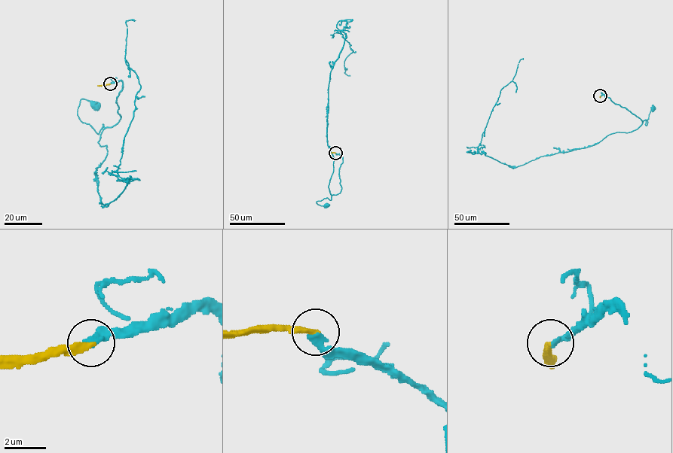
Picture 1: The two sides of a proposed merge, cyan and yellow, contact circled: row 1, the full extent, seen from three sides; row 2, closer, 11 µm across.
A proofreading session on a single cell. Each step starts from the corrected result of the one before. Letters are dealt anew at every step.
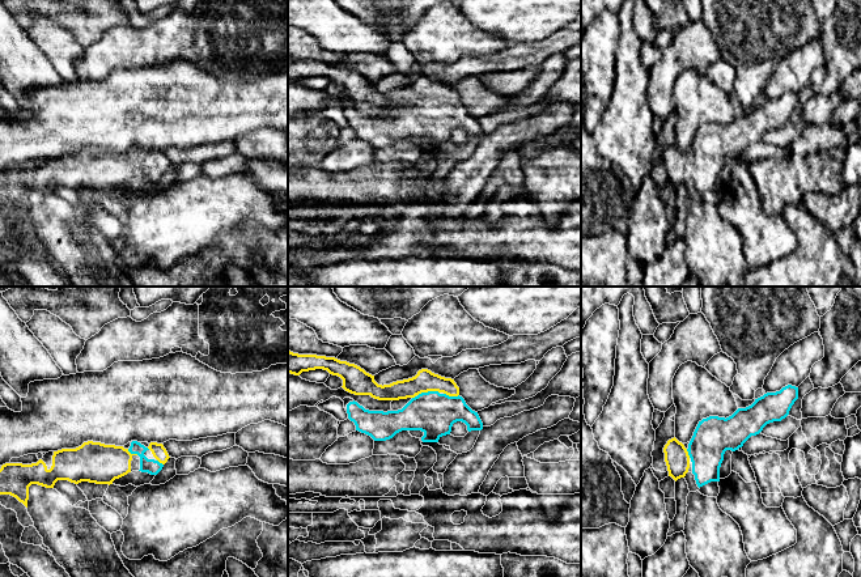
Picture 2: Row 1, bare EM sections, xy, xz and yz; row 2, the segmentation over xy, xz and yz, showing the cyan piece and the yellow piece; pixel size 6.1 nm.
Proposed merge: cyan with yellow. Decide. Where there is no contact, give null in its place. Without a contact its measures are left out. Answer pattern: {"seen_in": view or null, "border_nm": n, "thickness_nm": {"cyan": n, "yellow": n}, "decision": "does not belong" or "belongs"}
{"seen_in": "xz", "border_nm": 140, "thickness_nm": {"cyan": 260, "yellow": 140}, "decision": "belongs"}

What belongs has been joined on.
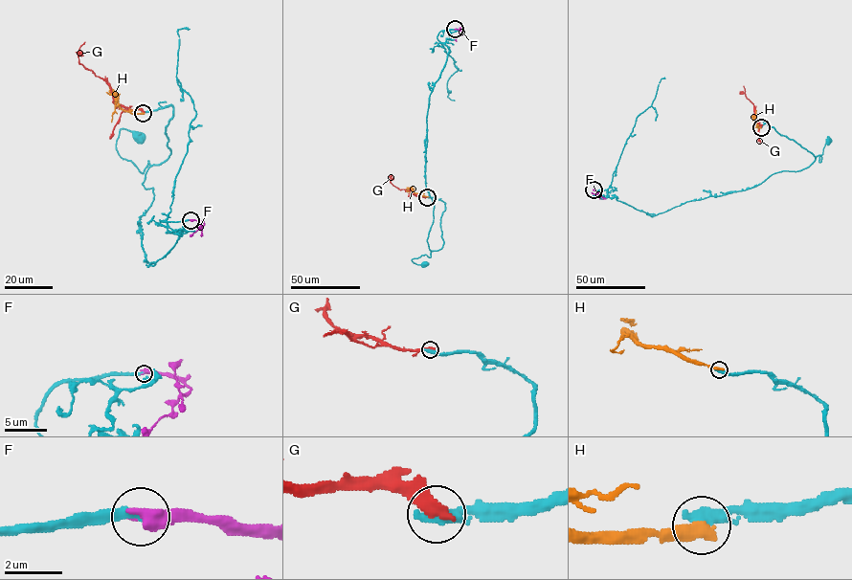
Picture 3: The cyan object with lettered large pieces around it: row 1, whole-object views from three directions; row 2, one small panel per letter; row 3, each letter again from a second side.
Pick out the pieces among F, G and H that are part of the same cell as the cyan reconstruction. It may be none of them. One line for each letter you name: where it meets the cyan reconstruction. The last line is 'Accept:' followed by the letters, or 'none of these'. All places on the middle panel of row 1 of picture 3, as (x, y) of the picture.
F: Touches cyan at (455, 29)
Accept: F

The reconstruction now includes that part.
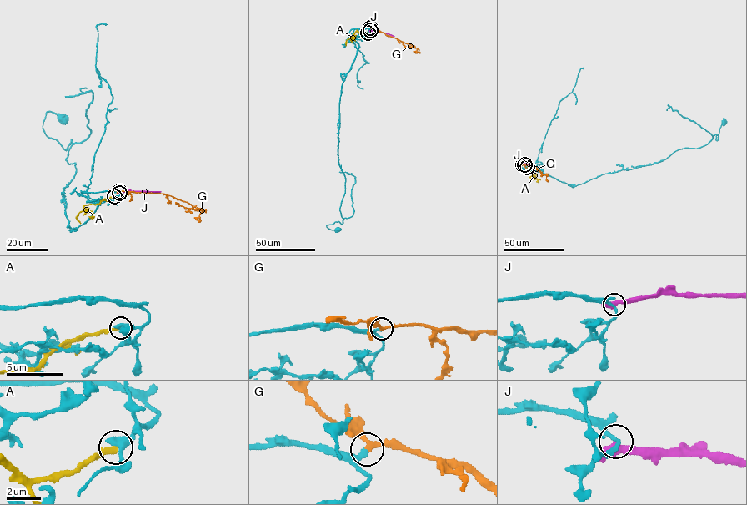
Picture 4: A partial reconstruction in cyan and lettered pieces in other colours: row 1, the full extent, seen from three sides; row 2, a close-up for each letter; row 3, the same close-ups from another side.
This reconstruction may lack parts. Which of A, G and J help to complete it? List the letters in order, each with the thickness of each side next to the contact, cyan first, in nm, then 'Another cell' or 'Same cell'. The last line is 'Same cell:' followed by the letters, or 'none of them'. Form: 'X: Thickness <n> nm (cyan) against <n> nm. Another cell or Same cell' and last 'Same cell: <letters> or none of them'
A: Thickness 400 nm (cyan) against 280 nm. Another cell
G: Thickness 280 nm (cyan) against 220 nm. Same cell
J: Thickness 190 nm (cyan) against 400 nm. Another cell
Same cell: G

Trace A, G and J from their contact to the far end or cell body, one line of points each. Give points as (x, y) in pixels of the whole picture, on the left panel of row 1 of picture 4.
A: (114, 196), (102, 199), (97, 204), (87, 204), (83, 209), (89, 210), (92, 217), (89, 216)
G: (119, 191), (161, 193), (188, 202), (197, 210), (204, 209), (199, 215), (198, 222)
J: (119, 193), (161, 191)

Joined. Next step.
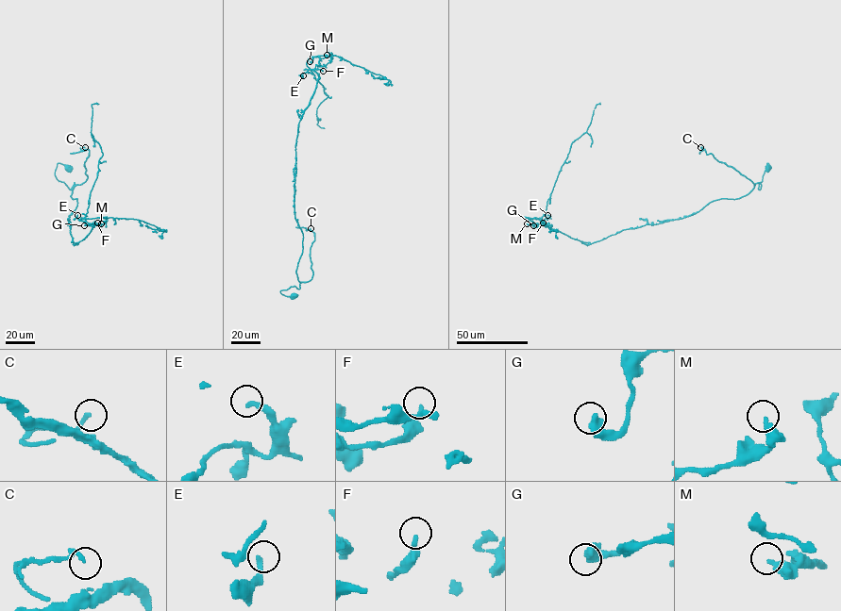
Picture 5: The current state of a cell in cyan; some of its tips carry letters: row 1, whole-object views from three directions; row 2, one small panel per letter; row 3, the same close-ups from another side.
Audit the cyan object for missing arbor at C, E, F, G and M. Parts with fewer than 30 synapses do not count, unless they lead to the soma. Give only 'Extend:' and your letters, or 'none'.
Extend: none

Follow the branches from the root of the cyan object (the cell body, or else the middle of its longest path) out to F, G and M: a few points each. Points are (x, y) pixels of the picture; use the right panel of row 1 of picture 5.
F: (768, 167), (760, 189), (756, 182), (738, 198), (713, 200), (691, 215), (589, 244), (543, 222)
G: (768, 167), (760, 189), (756, 182), (738, 198), (713, 200), (691, 215), (589, 244), (549, 225), (533, 225)
M: (768, 167), (760, 189), (756, 182), (738, 198), (713, 200), (691, 215), (589, 244), (549, 225), (527, 223)

